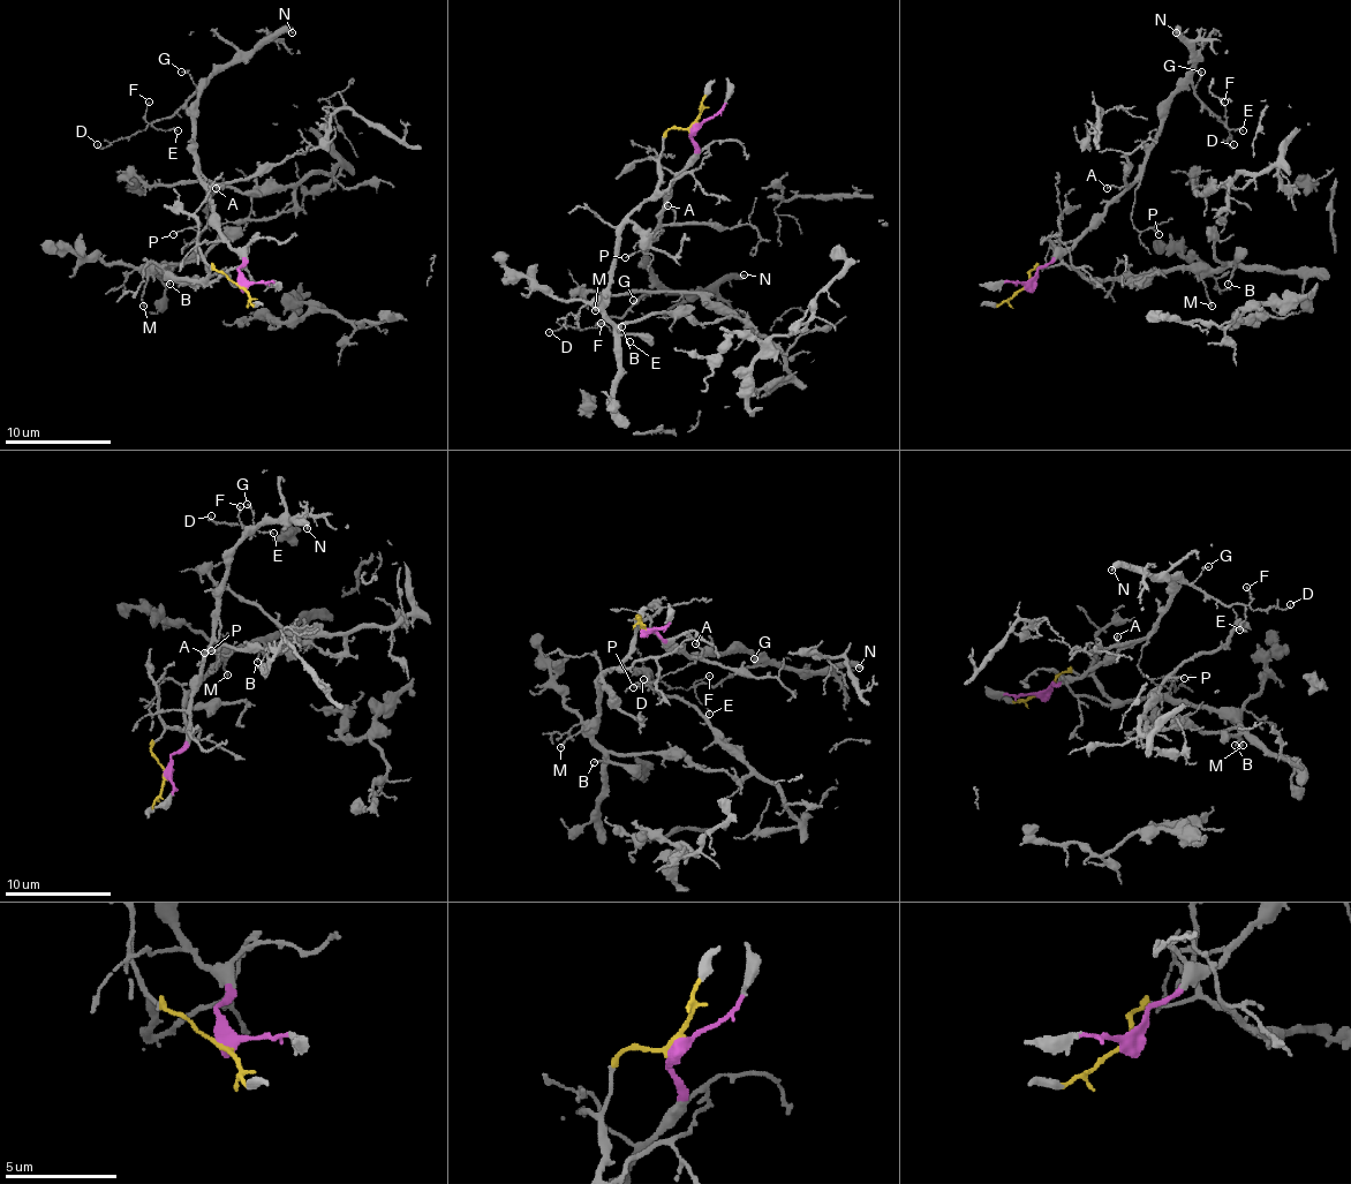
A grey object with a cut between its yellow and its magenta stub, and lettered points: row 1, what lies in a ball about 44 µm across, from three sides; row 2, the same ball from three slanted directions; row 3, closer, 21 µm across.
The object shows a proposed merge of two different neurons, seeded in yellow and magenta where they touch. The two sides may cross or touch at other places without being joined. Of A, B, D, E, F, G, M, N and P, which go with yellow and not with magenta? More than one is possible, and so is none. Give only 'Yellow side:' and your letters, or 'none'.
Yellow side: B, M

